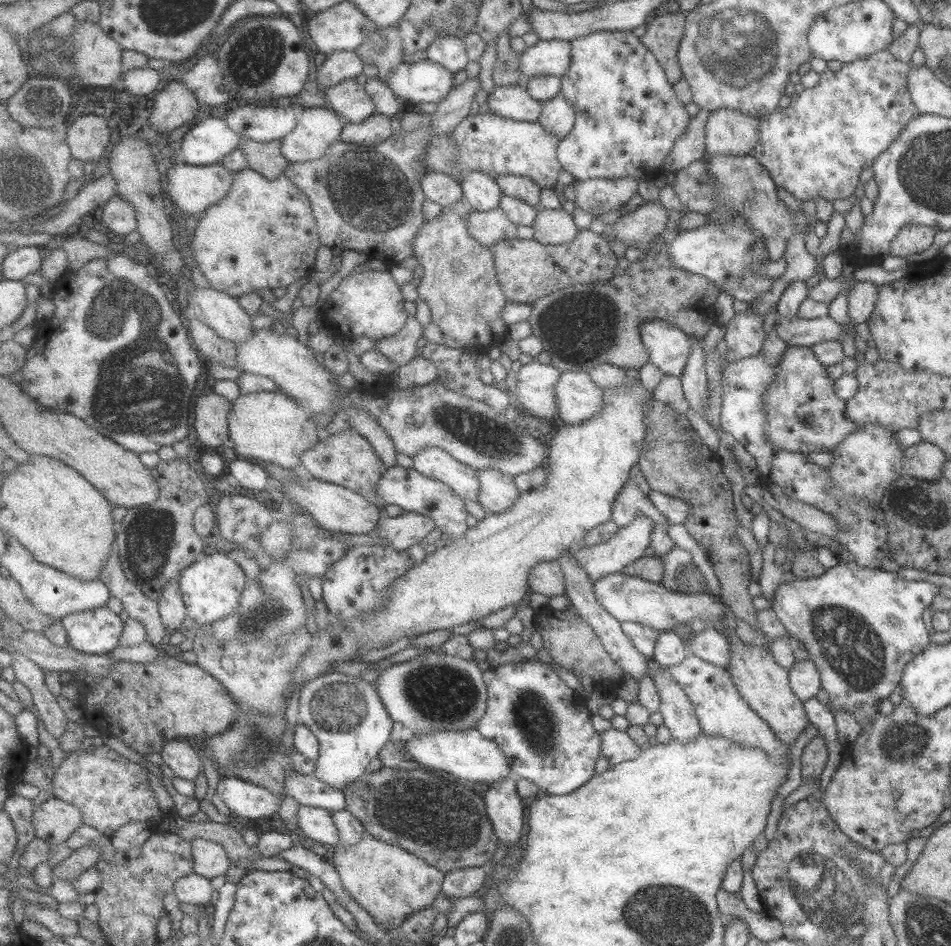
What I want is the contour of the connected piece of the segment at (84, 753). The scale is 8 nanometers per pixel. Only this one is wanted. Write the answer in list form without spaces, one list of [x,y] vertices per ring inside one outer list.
[[[99,742],[89,749],[82,747],[77,751],[68,751],[67,754],[67,759],[57,769],[55,796],[81,807],[85,822],[88,825],[93,826],[111,838],[121,828],[133,822],[147,822],[150,826],[155,826],[154,818],[160,812],[163,812],[165,817],[169,816],[160,808],[160,802],[156,798],[156,790],[154,790],[152,782],[148,780],[148,771],[138,762],[132,762],[130,758],[122,756],[120,752],[116,752],[114,748],[102,745]]]

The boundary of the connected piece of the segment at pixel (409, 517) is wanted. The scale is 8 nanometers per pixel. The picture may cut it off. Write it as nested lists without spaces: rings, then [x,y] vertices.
[[[405,511],[396,517],[384,516],[379,529],[368,536],[386,538],[391,542],[388,547],[406,551],[414,544],[421,545],[437,525],[435,518],[418,511]]]

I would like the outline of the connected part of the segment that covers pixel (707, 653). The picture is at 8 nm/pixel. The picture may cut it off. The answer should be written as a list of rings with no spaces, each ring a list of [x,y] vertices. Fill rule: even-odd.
[[[706,627],[688,640],[688,655],[695,655],[705,662],[722,668],[730,662],[730,641],[719,628]]]

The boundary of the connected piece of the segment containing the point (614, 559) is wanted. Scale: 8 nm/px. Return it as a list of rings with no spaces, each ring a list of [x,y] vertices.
[[[639,514],[629,525],[620,527],[614,536],[611,536],[604,544],[590,545],[583,544],[574,552],[575,558],[586,569],[591,576],[592,582],[599,580],[601,576],[608,574],[622,573],[628,565],[639,560],[644,555],[644,550],[651,546],[651,534],[654,532],[655,522]]]

